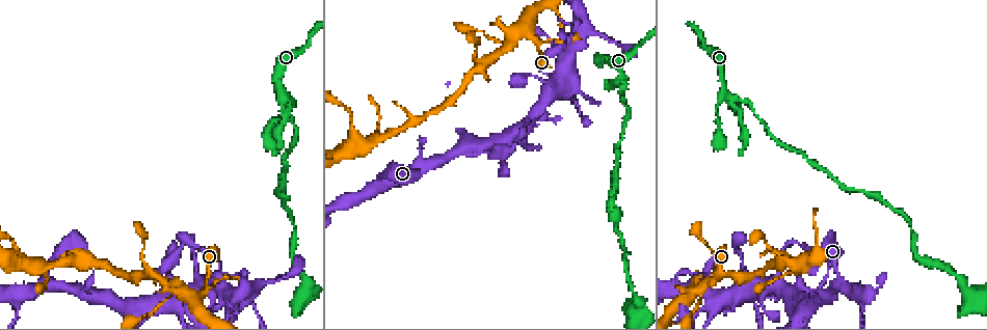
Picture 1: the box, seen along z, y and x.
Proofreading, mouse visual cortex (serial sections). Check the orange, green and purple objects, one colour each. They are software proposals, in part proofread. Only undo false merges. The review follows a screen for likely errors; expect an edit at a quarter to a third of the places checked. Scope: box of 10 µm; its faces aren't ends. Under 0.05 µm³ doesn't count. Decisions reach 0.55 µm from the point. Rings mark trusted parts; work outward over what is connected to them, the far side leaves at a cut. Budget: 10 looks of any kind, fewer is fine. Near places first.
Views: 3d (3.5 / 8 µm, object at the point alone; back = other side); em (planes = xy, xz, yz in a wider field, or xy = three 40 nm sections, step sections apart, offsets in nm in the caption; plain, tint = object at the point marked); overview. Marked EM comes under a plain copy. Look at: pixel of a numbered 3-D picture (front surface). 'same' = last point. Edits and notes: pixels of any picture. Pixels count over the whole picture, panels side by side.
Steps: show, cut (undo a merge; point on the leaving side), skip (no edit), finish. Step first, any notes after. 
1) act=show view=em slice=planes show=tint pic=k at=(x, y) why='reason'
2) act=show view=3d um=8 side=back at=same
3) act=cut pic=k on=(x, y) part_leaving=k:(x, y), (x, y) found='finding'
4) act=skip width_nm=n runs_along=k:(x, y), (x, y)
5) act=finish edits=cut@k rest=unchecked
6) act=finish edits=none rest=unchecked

act=show view=3d um=8 pic=1 at=(514, 140) why='two arms at a narrow angle'

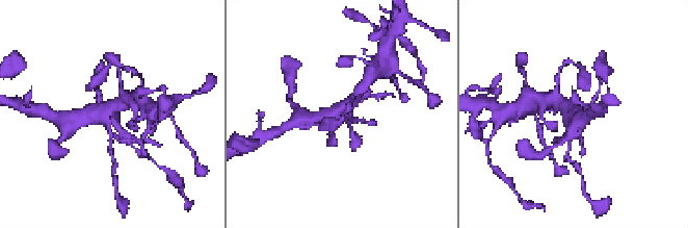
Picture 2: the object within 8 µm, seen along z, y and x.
act=show view=em slice=planes show=tint at=same

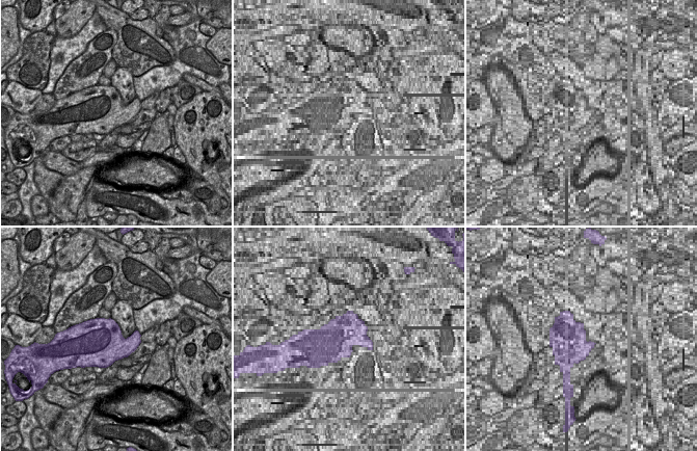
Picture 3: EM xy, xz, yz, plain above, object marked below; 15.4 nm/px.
act=skip runs_along=2:(311, 118), (333, 115), (359, 92) found='continuous, no second cell'

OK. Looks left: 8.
act=show view=3d um=3.5 pic=1 at=(526, 33) why='side arm on a straight run'

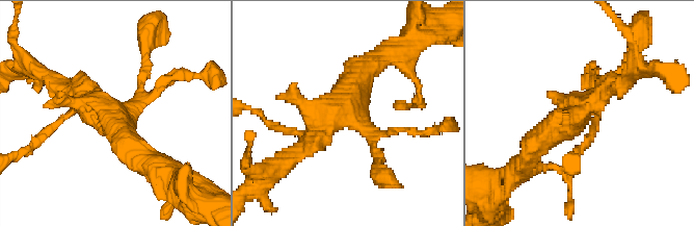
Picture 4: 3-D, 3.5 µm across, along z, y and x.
act=show view=em slice=xy step=3 show=tint pic=4 at=(346, 113)

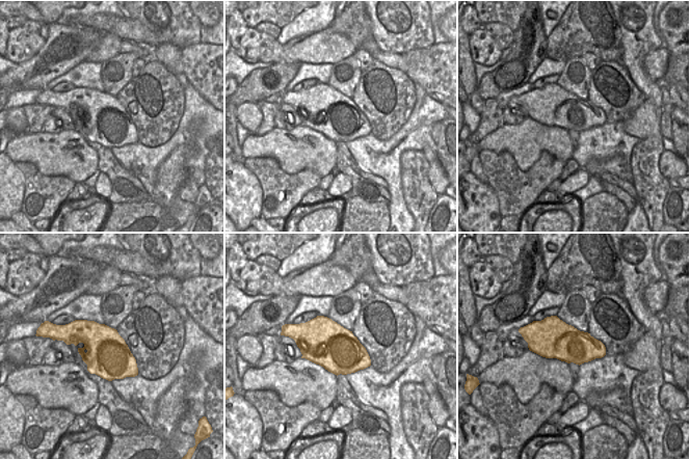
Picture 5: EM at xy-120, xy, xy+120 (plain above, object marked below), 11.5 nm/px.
act=skip width_nm=550 runs_along=4:(143, 75), (124, 114), (70, 89) found='one cell here'

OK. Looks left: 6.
act=show view=3d um=3.5 pic=1 at=(800, 263) why='three arms meet'

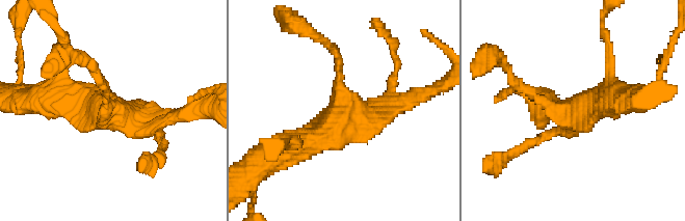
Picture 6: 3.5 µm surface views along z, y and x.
act=show view=em slice=xy step=2 show=tint pic=6 at=(353, 114) arms=3 arm_widths_nm=150,200,400

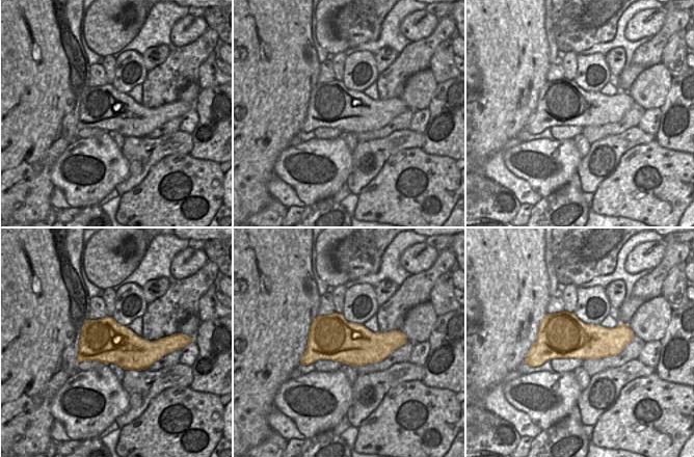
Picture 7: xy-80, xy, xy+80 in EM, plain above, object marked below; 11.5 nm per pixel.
act=skip runs_along=6:(417, 93), (295, 144) found='one cell here'

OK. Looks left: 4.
act=show view=3d um=3.5 pic=1 at=(284, 93) why='looks like a crossing'

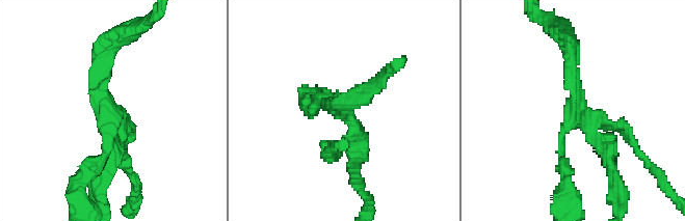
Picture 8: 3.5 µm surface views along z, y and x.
act=show view=em slice=xy step=1 show=tint pic=8 at=(575, 109) arms=4 arm_widths_nm=150,200,200,200

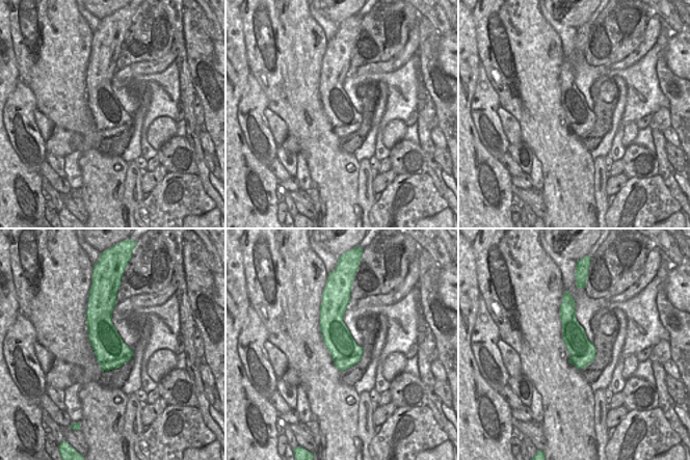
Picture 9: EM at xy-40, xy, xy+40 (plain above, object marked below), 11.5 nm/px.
act=cut pic=8 on=(112, 169) part_leaving=8:(121, 131), (96, 182), (102, 211) found='a second cell is stuck on'

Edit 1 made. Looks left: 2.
act=finish edits=cut@8 rest=unchecked

